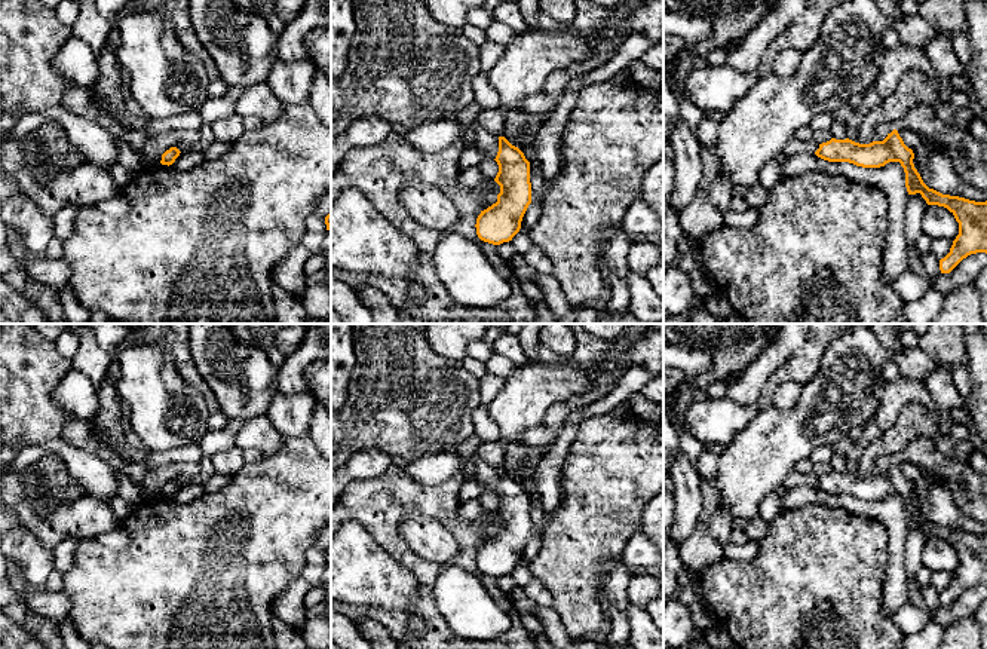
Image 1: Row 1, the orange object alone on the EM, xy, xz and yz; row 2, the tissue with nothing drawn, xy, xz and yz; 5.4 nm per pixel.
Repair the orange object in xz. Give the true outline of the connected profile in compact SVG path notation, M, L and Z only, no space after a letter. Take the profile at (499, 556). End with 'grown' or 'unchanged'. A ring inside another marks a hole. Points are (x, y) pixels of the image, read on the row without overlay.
M499 469L494 493L499 498L494 514L500 518L500 526L496 536L481 544L475 560L481 573L500 578L512 573L519 564L522 549L531 536L531 515L530 495L505 469Z | unchanged

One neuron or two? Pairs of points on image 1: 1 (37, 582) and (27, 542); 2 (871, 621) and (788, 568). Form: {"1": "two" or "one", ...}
{"1": "one", "2": "one"}

